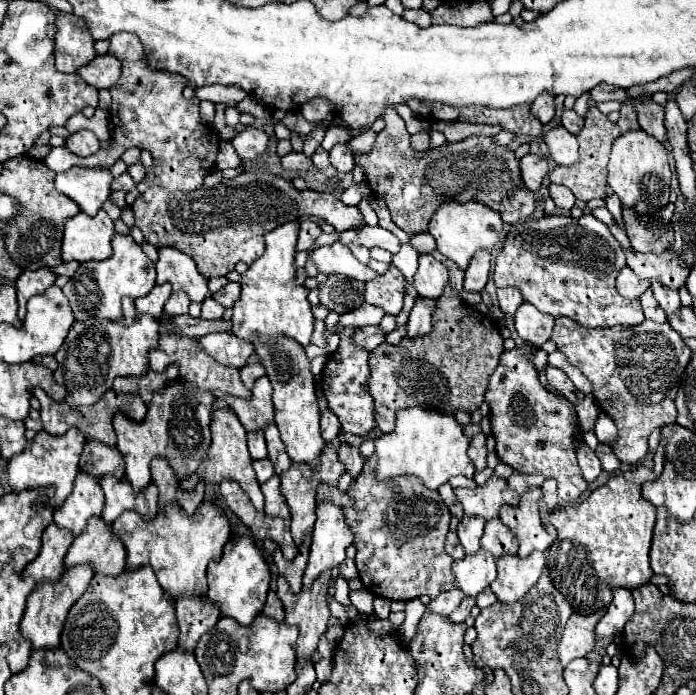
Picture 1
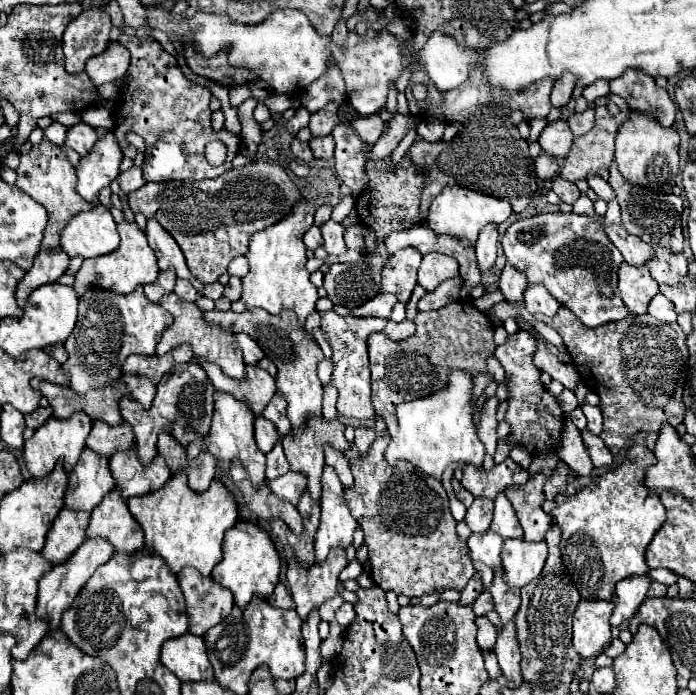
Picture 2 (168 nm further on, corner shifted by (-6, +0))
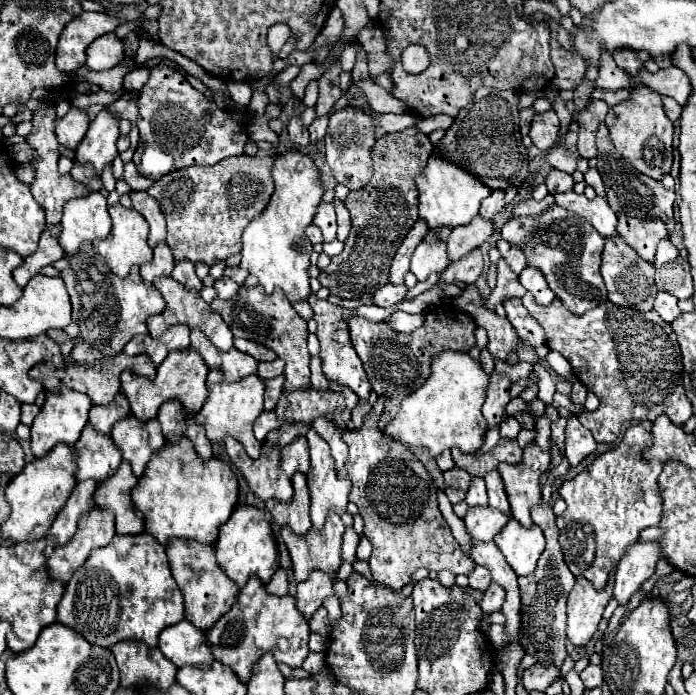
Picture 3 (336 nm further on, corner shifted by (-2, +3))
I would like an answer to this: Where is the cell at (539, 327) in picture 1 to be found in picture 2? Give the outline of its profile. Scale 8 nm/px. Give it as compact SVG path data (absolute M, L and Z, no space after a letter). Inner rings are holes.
M532 283L524 291L524 303L532 315L542 313L548 317L554 317L556 311L560 309L560 303L550 295L550 291L544 285Z

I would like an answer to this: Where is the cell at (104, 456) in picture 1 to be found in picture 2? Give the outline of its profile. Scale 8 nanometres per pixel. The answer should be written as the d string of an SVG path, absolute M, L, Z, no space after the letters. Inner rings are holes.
M94 421L92 431L86 439L86 445L104 457L112 457L112 453L116 451L126 451L132 447L132 443L134 443L134 433L128 421L122 421L116 427L108 425L106 421Z

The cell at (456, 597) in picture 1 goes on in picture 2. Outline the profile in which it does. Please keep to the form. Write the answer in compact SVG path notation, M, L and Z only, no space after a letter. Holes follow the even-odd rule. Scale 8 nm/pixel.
M476 571L472 575L472 579L468 581L468 585L462 589L462 597L460 597L460 603L462 605L470 605L476 601L476 597L484 591L484 585L482 585L482 579L480 579L480 573Z

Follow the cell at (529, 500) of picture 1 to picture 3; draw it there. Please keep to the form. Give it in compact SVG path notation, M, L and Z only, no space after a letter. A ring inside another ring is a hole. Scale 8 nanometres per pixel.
M528 444L524 448L524 456L522 456L522 462L512 466L512 464L500 464L498 466L498 472L504 480L504 488L506 488L506 494L508 494L508 500L510 500L510 510L512 510L512 516L524 526L532 526L532 518L530 518L530 510L534 506L538 506L542 502L542 488L540 488L540 476L550 468L550 454L542 452L536 444Z

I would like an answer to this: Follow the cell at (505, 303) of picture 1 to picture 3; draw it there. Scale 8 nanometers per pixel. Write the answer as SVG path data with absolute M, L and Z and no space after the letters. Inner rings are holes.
M498 240L498 250L500 250L500 256L506 260L506 264L512 268L512 272L518 276L524 268L526 268L526 256L520 252L518 246L506 242L506 240Z

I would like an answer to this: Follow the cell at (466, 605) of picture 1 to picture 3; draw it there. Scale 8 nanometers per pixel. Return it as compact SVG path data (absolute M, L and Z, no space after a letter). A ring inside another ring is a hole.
M492 582L492 584L490 584L490 588L484 592L484 598L482 598L482 602L480 602L480 606L482 606L482 612L484 612L484 614L490 614L490 612L496 612L496 610L500 610L502 602L504 602L504 588Z

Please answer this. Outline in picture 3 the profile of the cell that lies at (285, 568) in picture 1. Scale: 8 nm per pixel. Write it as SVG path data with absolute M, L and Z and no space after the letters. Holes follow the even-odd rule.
M294 474L292 486L294 486L294 500L290 504L280 504L278 500L268 500L266 508L280 526L290 526L294 530L294 534L304 536L312 526L310 524L310 492L306 486L306 476Z

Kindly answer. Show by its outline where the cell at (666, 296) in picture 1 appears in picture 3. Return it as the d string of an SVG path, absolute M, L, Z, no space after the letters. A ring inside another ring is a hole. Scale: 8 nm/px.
M618 216L618 234L646 262L654 262L658 242L664 238L670 238L664 222L660 220L644 222L638 218L628 218L628 216Z

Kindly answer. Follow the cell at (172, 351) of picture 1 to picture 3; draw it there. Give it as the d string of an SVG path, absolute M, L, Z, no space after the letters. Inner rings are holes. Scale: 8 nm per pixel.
M156 278L154 288L164 296L164 300L166 300L166 310L164 310L162 314L158 314L158 316L148 318L148 330L150 330L150 336L152 336L152 338L160 338L160 334L164 334L164 330L168 330L170 326L186 324L190 330L200 330L218 350L226 352L226 350L232 348L234 336L232 336L230 328L228 328L226 322L220 318L220 314L216 314L216 312L210 310L210 304L206 304L206 302L200 298L198 290L194 290L194 288L188 290L188 288L184 288L182 284L178 284L174 278Z

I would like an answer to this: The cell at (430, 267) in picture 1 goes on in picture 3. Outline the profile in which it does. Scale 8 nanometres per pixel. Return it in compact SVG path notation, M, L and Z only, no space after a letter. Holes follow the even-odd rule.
M430 230L412 254L410 272L420 282L424 282L434 272L442 274L448 268L448 264L450 264L450 260L446 254L444 236L440 234L440 230Z

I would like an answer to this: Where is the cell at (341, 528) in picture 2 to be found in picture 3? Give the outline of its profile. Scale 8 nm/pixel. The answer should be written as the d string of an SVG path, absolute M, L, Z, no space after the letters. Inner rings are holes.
M308 430L306 434L310 444L310 470L306 474L310 488L310 518L316 530L322 530L330 512L338 516L346 512L350 480L340 480L336 476L334 458L330 454L328 444L316 434L316 430Z

